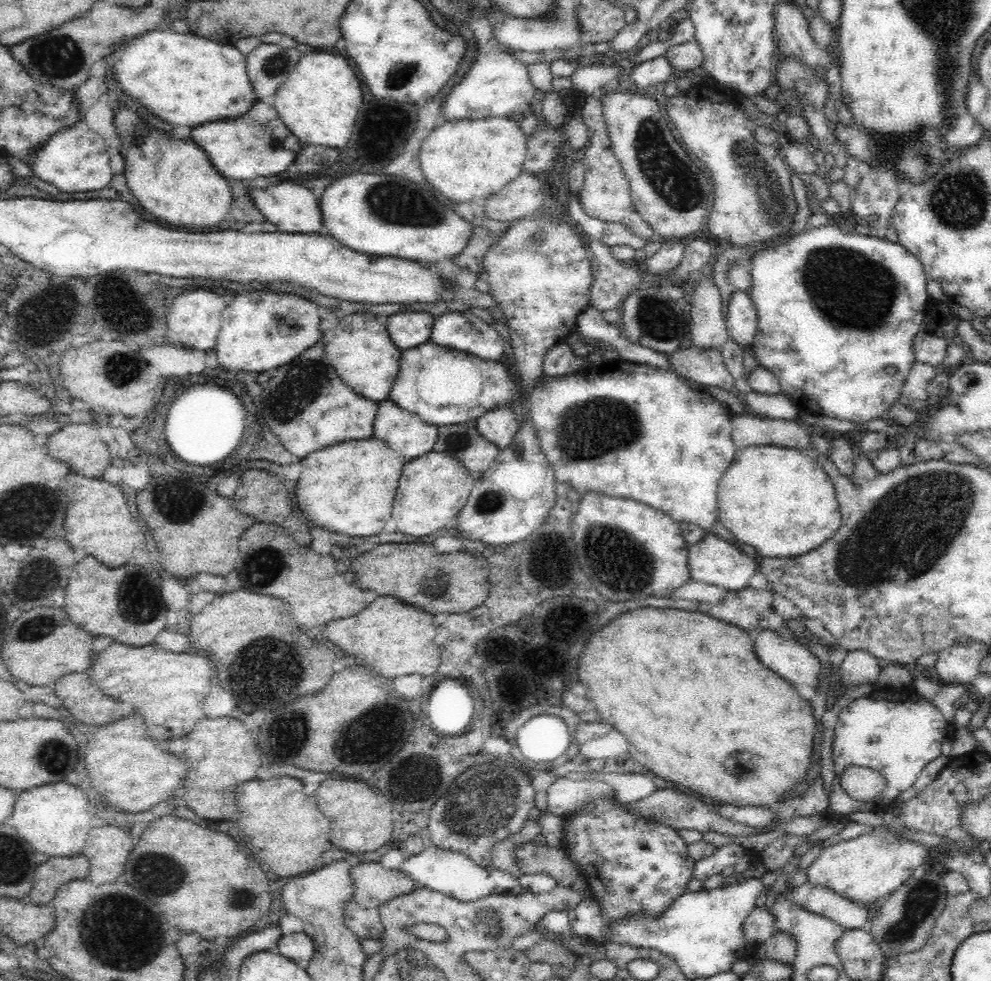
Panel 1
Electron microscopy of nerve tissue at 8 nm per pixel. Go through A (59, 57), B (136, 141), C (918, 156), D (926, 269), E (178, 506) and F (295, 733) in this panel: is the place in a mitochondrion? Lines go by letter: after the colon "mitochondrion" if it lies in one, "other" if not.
A: mitochondrion
B: mitochondrion
C: mitochondrion
D: other
E: mitochondrion
F: mitochondrion

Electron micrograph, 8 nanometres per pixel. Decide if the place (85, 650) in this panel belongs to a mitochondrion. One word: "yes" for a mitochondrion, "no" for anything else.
no

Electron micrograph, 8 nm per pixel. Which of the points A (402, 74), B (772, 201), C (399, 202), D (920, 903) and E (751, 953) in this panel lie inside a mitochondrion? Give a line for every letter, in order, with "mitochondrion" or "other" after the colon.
A: mitochondrion
B: mitochondrion
C: mitochondrion
D: mitochondrion
E: other

